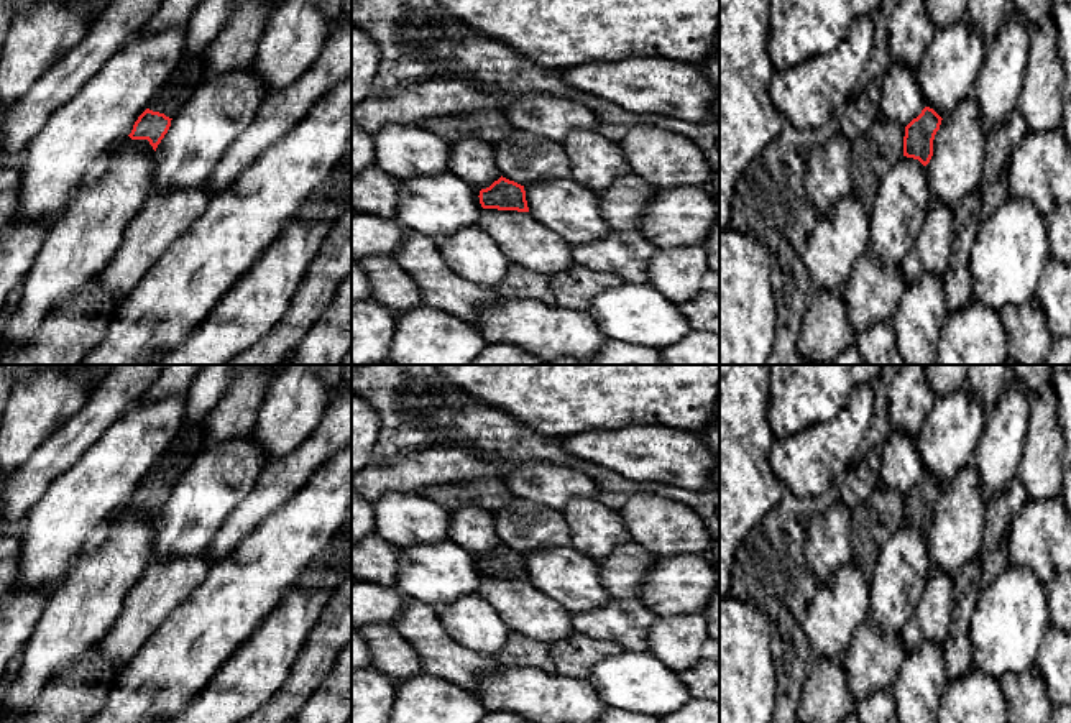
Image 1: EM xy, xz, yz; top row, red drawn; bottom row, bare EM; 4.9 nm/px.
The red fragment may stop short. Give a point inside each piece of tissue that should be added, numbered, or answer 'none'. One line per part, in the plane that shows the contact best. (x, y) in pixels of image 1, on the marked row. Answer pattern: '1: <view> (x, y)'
1: xy (171, 97)

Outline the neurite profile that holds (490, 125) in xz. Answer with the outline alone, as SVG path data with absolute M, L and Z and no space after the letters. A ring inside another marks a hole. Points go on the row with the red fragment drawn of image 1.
M475 110L470 113L421 118L417 127L432 131L448 143L465 138L494 143L513 131L501 110Z

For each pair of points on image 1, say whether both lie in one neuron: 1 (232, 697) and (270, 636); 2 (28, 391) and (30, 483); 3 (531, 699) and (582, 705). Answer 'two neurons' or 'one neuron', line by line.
1: one neuron
2: two neurons
3: one neuron

